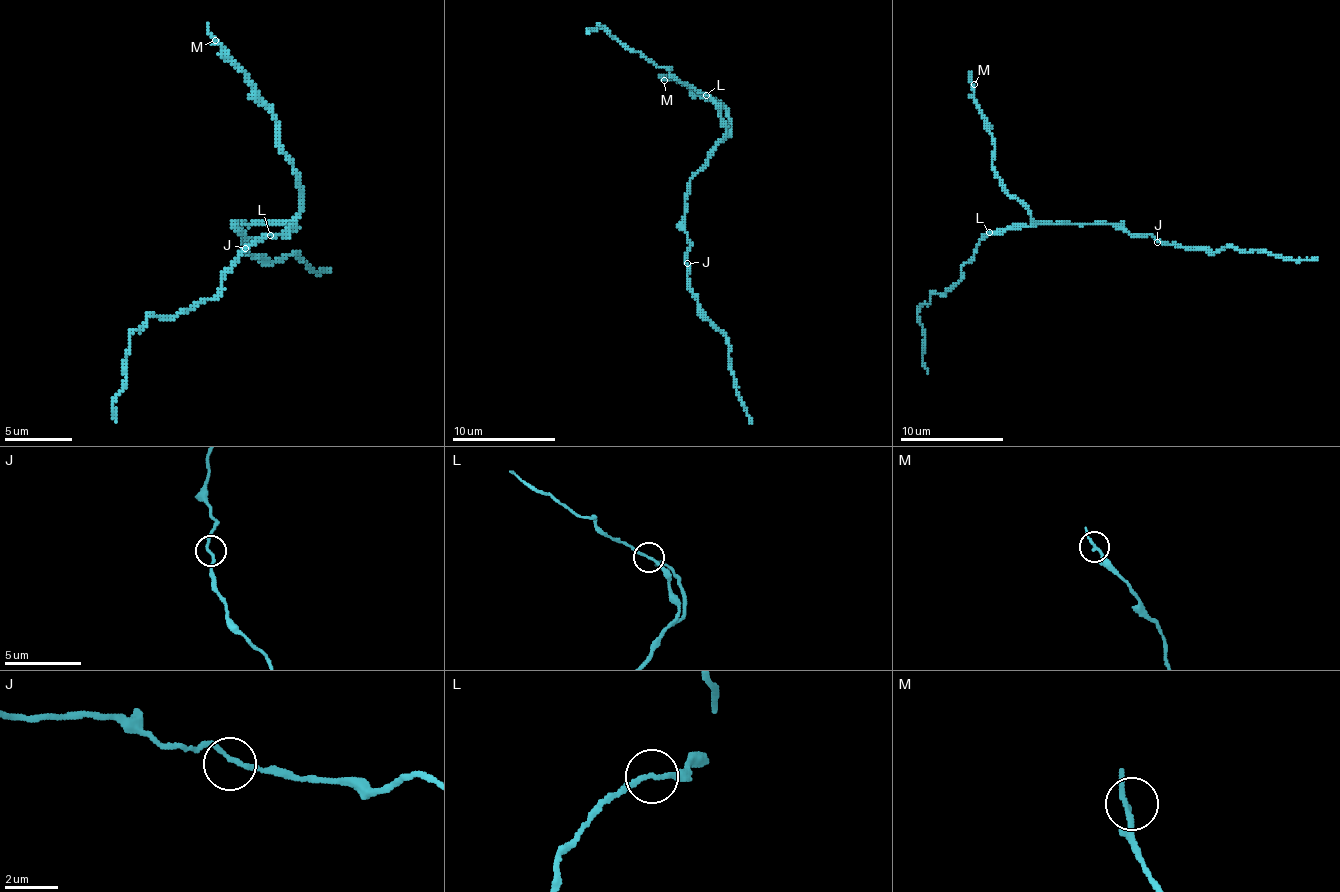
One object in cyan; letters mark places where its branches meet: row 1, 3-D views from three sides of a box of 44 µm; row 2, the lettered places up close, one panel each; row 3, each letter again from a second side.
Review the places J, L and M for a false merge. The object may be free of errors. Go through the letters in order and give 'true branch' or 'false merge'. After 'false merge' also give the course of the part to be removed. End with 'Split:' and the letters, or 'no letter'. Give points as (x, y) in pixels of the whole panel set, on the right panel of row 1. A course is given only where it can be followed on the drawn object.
J: true branch
L: true branch
M: true branch
Split: no letter

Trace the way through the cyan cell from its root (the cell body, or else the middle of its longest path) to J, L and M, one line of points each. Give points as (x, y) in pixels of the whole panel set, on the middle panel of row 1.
J: (708, 155), (708, 163), (690, 181), (690, 193), (685, 201), (685, 232), (690, 245), (685, 258), (687, 263)
L: (708, 155), (723, 137), (726, 121), (721, 116), (721, 108), (705, 95)
M: (708, 155), (729, 134), (729, 113), (716, 98), (710, 101), (677, 80), (664, 80)

